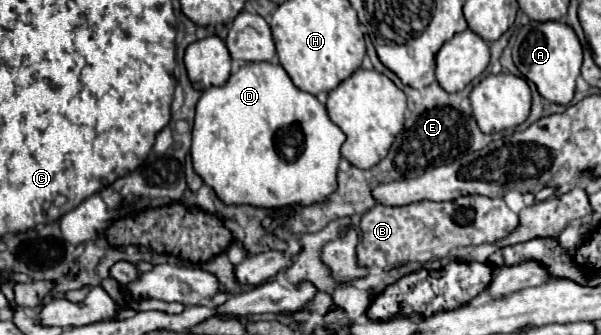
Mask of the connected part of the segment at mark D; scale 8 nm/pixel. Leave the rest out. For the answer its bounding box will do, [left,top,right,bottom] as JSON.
[190,62,346,210]

